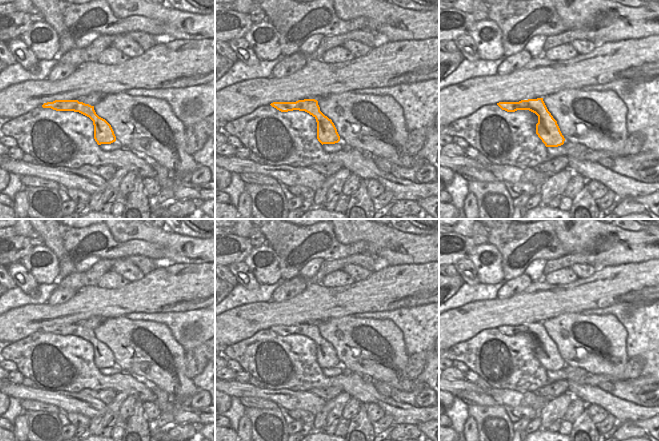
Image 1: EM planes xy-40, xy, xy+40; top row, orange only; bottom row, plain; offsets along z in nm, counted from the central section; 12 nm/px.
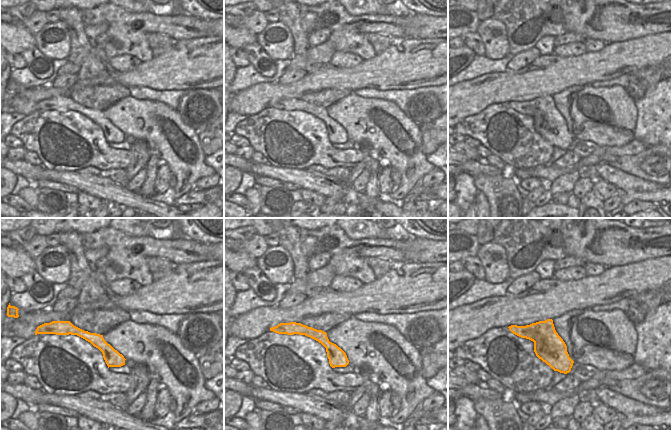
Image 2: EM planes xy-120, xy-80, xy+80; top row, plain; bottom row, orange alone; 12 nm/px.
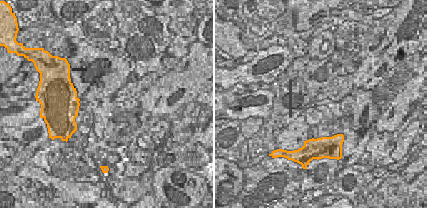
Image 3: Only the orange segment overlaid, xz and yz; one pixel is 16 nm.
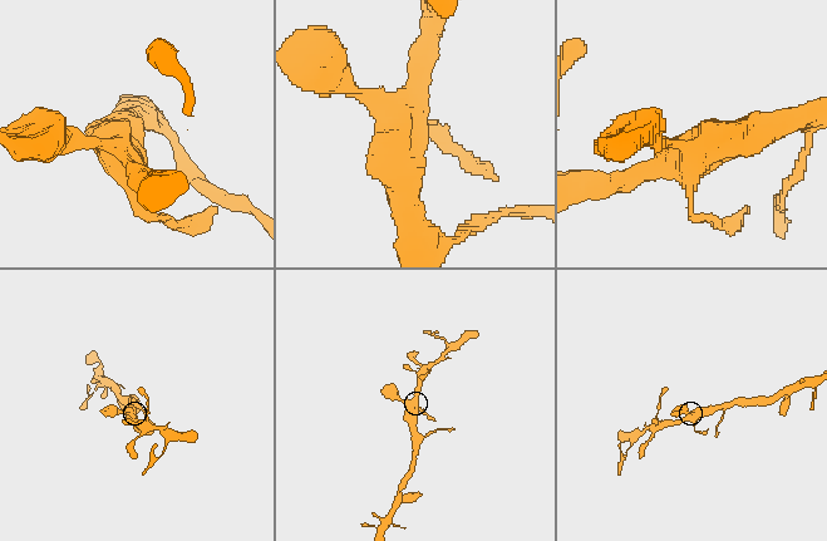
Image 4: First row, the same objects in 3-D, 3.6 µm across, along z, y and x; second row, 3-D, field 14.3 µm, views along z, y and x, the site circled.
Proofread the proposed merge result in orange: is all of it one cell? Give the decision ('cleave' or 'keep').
keep

